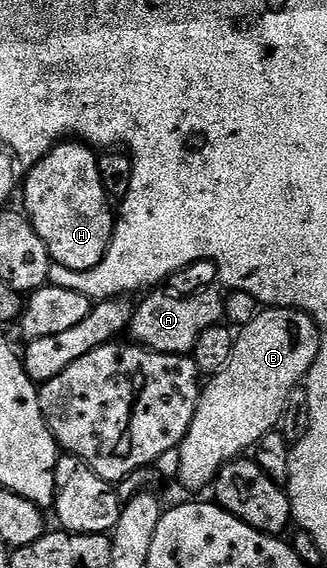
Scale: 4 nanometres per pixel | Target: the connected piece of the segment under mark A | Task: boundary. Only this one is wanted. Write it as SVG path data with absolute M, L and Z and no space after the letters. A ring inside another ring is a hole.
M203 288L192 296L170 296L167 292L159 292L163 290L148 291L142 297L144 300L135 304L129 329L130 339L148 352L177 356L194 353L197 338L201 338L209 326L220 323L225 316L224 293L215 288Z

